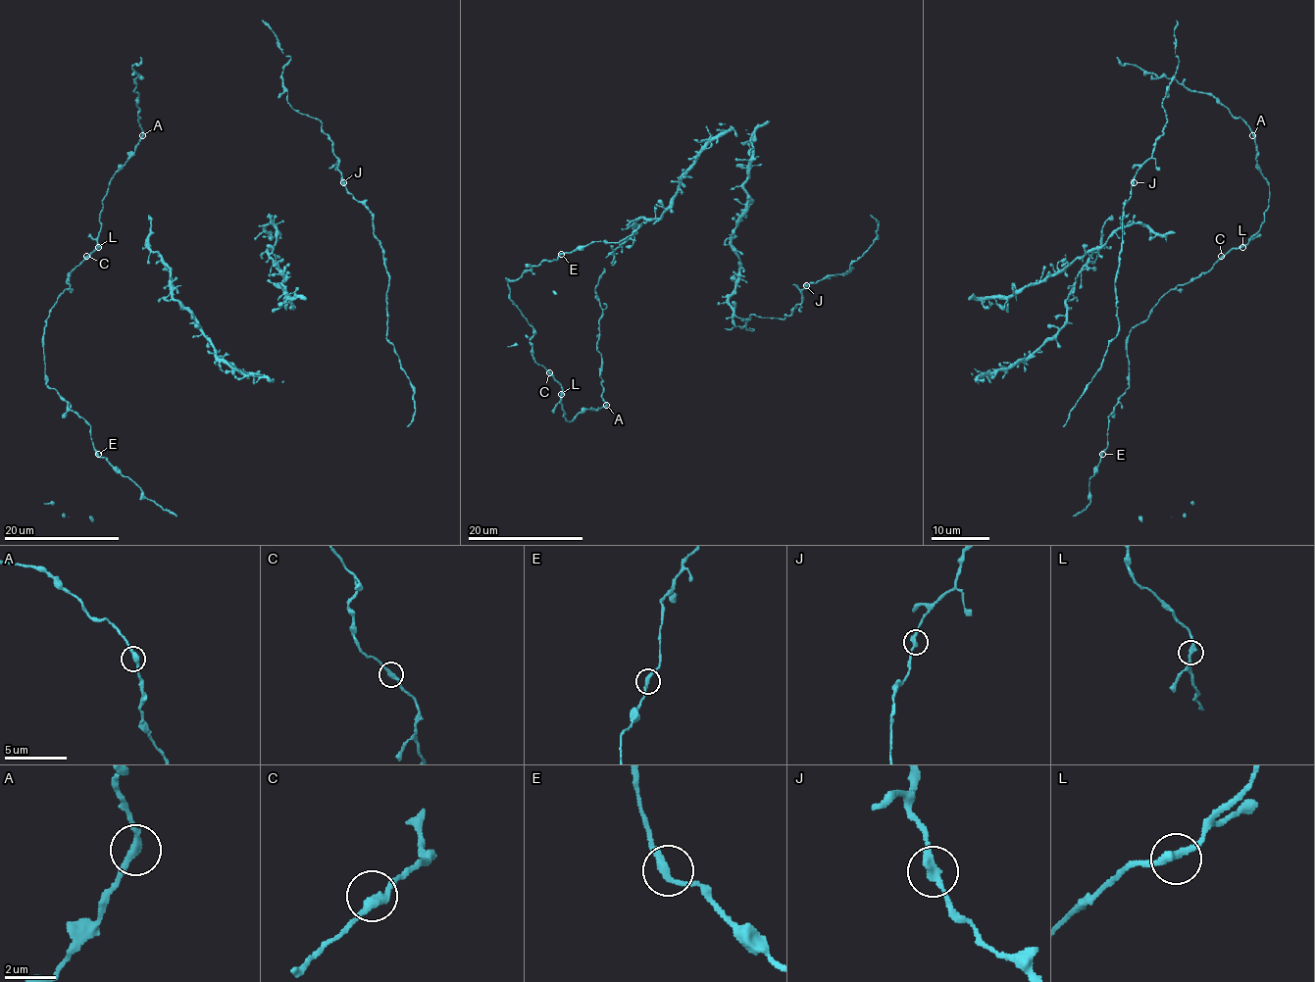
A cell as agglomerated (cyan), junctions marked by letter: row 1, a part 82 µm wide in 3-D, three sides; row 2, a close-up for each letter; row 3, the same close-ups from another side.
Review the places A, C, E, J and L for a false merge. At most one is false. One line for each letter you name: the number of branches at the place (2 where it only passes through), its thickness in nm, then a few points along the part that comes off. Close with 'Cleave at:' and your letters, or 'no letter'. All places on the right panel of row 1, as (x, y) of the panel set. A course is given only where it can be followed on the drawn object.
Cleave at: no letter

